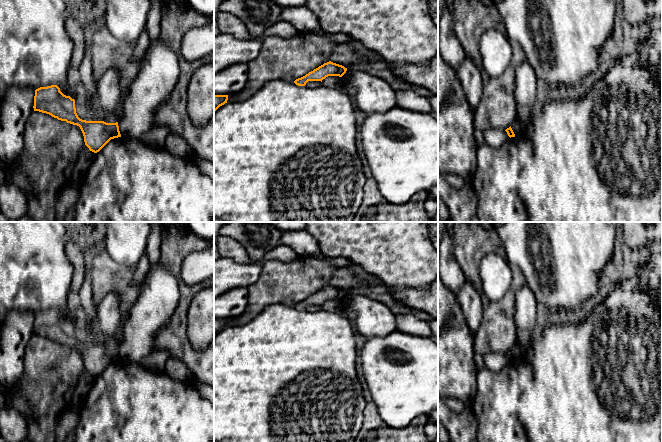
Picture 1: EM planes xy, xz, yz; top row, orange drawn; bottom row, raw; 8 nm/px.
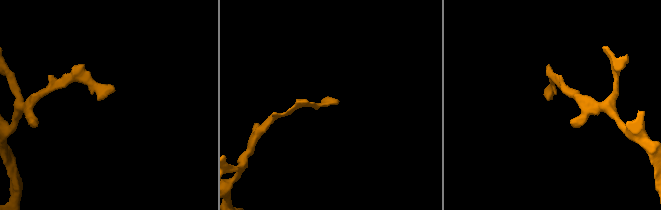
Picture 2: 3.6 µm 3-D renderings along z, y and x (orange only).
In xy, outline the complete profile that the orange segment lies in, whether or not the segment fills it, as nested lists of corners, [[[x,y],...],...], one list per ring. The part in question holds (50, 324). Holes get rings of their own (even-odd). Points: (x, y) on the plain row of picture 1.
[[[57,309],[36,313],[33,332],[34,335],[79,350],[85,369],[94,377],[99,376],[111,363],[121,361],[118,346],[106,347],[80,343],[76,337],[75,324],[64,319]]]

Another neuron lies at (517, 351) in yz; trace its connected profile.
[[[517,339],[515,340],[515,343],[511,349],[511,352],[512,352],[515,360],[524,358],[523,349],[522,349],[521,345],[518,343]]]

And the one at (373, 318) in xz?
[[[347,293],[342,303],[345,311],[353,312],[356,316],[353,322],[355,332],[367,339],[371,337],[385,337],[397,330],[394,313],[380,301],[361,294]]]

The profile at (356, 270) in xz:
[[[351,262],[347,267],[347,270],[364,283],[370,283],[374,280],[379,280],[376,276],[366,272],[361,266]]]

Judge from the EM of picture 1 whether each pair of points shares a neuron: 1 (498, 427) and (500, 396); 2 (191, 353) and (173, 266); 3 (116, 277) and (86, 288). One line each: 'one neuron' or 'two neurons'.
1: one neuron
2: one neuron
3: two neurons

